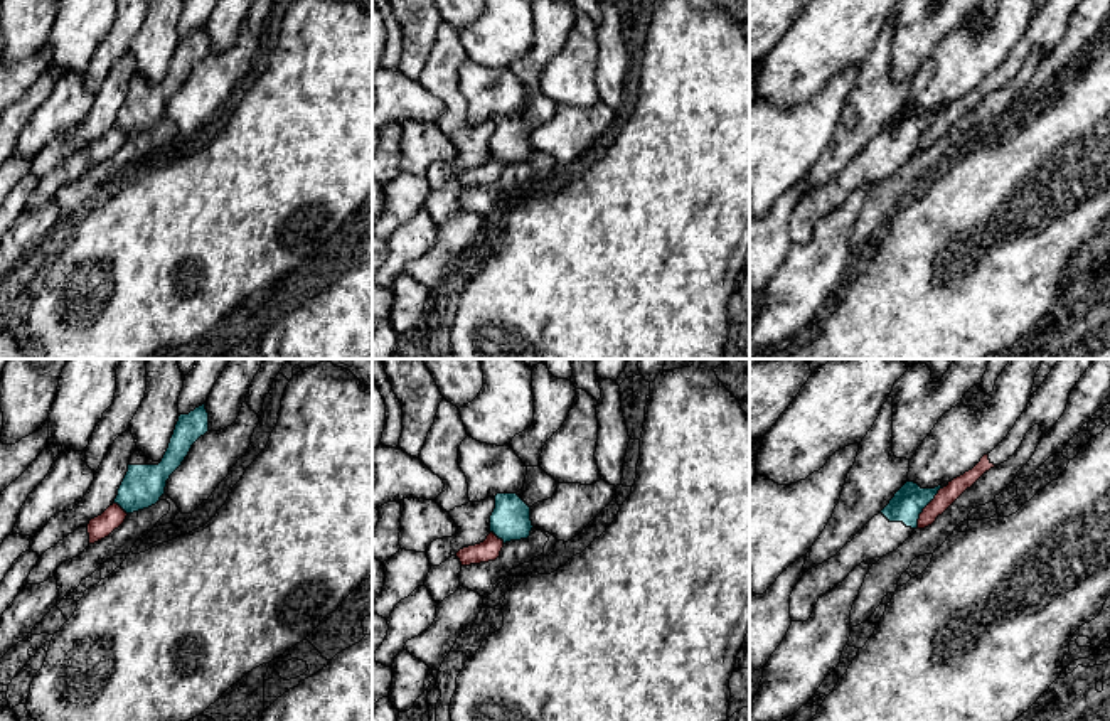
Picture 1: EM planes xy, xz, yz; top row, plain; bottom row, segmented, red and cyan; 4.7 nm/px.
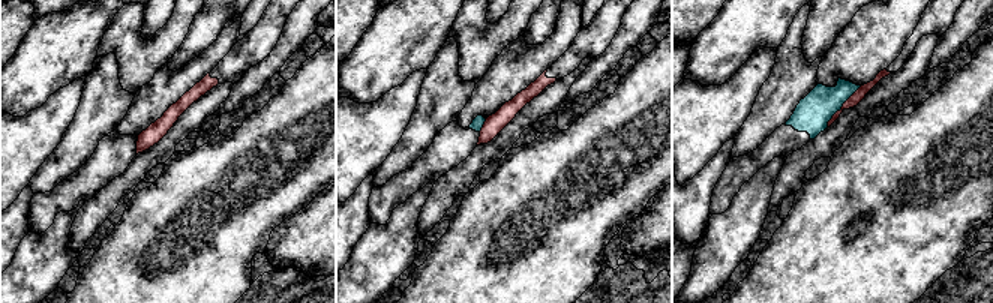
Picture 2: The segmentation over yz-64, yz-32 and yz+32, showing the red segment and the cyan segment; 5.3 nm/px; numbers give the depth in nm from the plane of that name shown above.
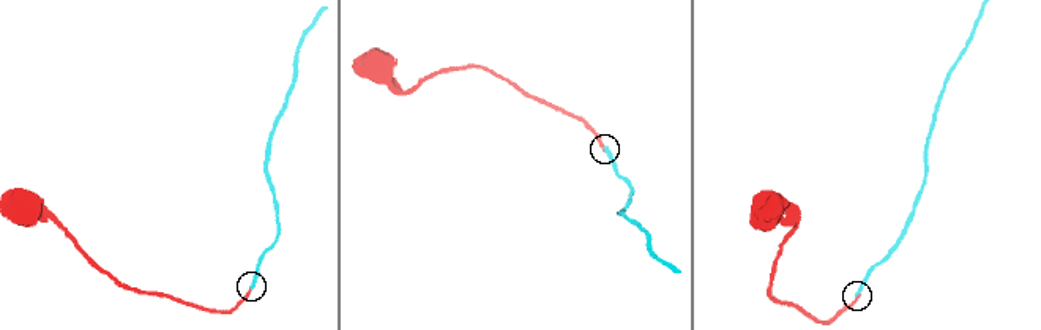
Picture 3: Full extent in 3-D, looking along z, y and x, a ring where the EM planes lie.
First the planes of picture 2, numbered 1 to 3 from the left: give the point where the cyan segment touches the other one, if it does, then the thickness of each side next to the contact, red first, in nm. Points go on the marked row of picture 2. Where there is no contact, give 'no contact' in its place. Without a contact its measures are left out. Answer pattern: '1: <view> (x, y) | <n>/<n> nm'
1: no contact
2: yz-32 (483, 125) | 100/70 nm
3: yz+32 (842, 107) | 60/190 nm

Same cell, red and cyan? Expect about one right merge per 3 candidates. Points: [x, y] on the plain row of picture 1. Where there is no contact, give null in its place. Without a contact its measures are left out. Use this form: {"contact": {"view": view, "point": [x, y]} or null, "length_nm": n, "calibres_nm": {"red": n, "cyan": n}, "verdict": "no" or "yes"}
{"contact": {"view": "yz", "point": [925, 130]}, "length_nm": 240, "calibres_nm": {"red": 90, "cyan": 160}, "verdict": "no"}

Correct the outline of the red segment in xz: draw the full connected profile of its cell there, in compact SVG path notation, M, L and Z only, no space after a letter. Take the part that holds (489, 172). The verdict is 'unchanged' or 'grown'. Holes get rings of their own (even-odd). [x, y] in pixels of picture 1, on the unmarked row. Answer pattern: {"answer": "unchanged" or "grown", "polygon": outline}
{"answer": "grown", "polygon": "M490 155L483 165L463 170L440 189L431 189L424 209L433 222L441 226L460 211L460 194L463 189L495 184L502 170L504 163Z"}

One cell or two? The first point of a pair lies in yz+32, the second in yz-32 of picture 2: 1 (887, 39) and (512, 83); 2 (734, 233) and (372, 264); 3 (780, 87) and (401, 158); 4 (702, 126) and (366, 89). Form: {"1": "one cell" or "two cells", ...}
{"1": "one cell", "2": "one cell", "3": "one cell", "4": "two cells"}

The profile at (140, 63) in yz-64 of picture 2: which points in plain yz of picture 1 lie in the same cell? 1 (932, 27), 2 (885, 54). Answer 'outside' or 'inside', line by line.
1: inside
2: outside

